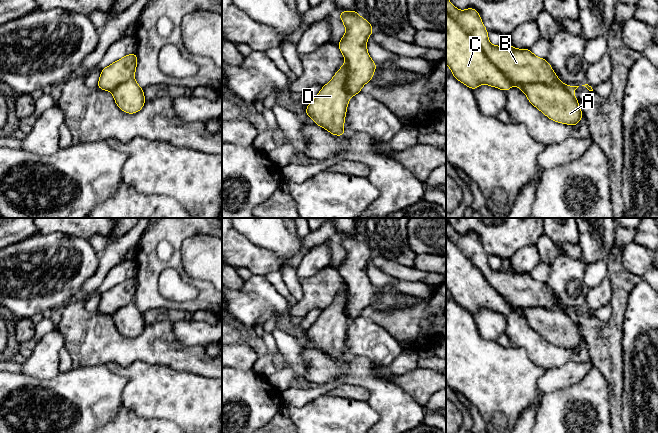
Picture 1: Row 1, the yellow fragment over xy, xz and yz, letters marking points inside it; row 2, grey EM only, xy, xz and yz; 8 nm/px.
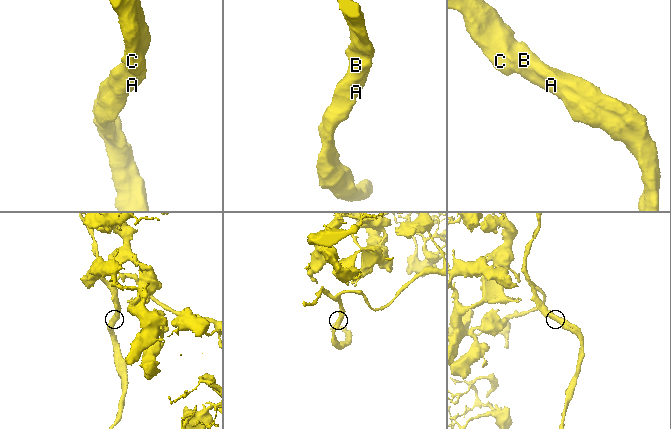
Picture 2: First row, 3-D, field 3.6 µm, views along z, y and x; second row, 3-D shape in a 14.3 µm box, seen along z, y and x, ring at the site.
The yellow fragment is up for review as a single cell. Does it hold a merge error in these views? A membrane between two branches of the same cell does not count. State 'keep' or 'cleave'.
keep

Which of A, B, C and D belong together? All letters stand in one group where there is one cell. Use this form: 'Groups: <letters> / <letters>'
Groups: A B C D

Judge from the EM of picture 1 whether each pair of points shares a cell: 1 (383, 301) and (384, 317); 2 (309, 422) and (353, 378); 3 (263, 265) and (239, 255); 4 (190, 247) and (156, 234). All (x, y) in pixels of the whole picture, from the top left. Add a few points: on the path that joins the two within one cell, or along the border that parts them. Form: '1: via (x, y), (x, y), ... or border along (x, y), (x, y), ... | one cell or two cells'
1: border along (377, 289), (380, 294), (376, 308), (395, 306) | two cells
2: border along (325, 393), (304, 405) | two cells
3: via (257, 259), (245, 255) | one cell
4: border along (203, 234), (193, 234), (183, 241), (183, 267) | two cells

